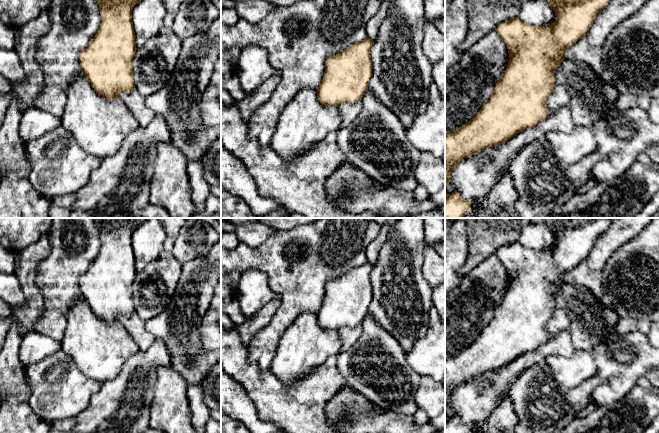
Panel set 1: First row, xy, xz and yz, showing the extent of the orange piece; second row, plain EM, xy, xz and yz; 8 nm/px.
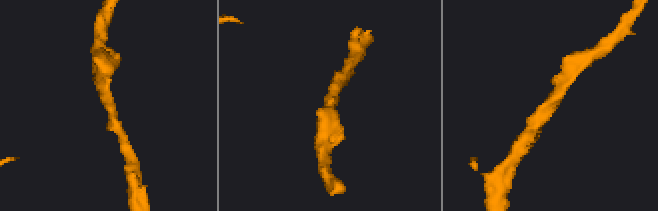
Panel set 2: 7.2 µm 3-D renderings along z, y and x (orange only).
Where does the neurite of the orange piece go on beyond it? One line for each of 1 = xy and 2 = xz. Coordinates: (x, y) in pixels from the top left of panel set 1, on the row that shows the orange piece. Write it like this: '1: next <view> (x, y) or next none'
1: next none
2: next none

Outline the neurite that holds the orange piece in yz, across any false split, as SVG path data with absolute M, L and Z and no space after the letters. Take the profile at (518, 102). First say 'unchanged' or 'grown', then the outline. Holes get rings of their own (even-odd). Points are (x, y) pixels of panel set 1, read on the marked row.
unchanged | M546 0L555 11L556 19L549 26L533 26L515 17L500 23L496 32L507 46L509 62L501 79L497 82L492 96L483 103L481 109L469 122L458 129L453 129L445 136L445 189L450 182L451 173L463 158L469 158L477 152L501 145L525 129L535 127L549 116L546 105L547 97L556 87L554 71L565 60L563 53L582 36L586 36L598 13L608 5L610 0Z

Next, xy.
unchanged | M97 0L101 23L89 45L80 52L85 78L108 100L135 89L133 59L136 41L133 7L141 0Z

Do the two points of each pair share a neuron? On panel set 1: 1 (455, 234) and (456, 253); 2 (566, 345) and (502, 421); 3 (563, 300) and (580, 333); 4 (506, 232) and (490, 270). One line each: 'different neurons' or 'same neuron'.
1: same neuron
2: different neurons
3: same neuron
4: different neurons

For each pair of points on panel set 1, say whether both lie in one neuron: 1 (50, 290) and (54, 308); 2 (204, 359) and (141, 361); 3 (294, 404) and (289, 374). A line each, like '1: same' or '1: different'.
1: same
2: different
3: different

